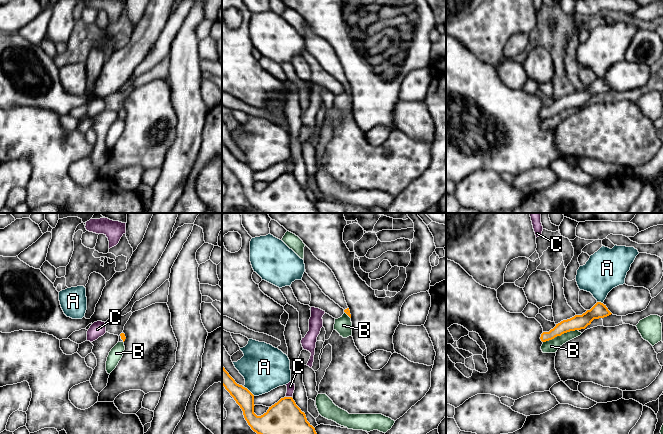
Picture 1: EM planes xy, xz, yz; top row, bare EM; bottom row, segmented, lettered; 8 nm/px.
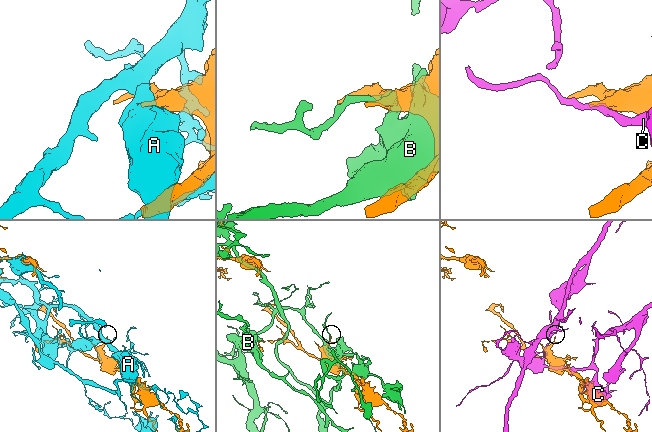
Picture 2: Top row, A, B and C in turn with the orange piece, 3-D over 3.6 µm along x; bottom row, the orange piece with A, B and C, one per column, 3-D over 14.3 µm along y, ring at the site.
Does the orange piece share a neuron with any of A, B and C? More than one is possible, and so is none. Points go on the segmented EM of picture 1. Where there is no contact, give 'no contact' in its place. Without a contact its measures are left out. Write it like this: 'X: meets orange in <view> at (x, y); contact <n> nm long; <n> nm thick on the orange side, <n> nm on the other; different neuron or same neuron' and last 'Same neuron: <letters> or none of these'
A: meets orange in xz at (247, 389); contact 130 nm long; 150 nm thick on the orange side, 360 nm on the other; different neuron
B: meets orange in yz at (560, 335); contact 300 nm long; 120 nm thick on the orange side, 110 nm on the other; different neuron
C: meets orange in xz at (288, 397); contact 60 nm long; 280 nm thick on the orange side, 60 nm on the other; different neuron
Same neuron: none of these

